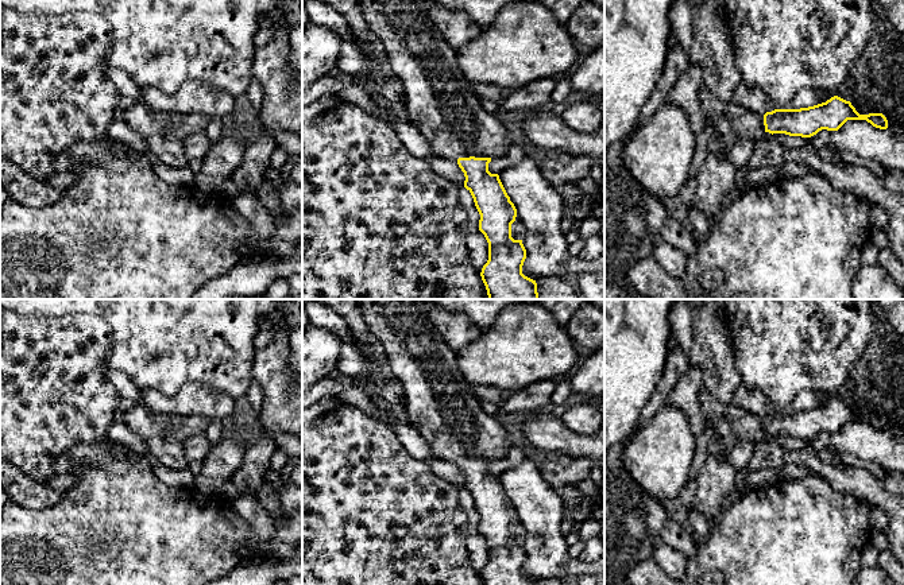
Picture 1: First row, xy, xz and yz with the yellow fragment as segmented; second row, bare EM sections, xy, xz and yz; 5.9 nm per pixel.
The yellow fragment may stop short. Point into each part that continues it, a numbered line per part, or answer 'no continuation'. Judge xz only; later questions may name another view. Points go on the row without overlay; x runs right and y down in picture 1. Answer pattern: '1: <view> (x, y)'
1: xz (448, 415)

